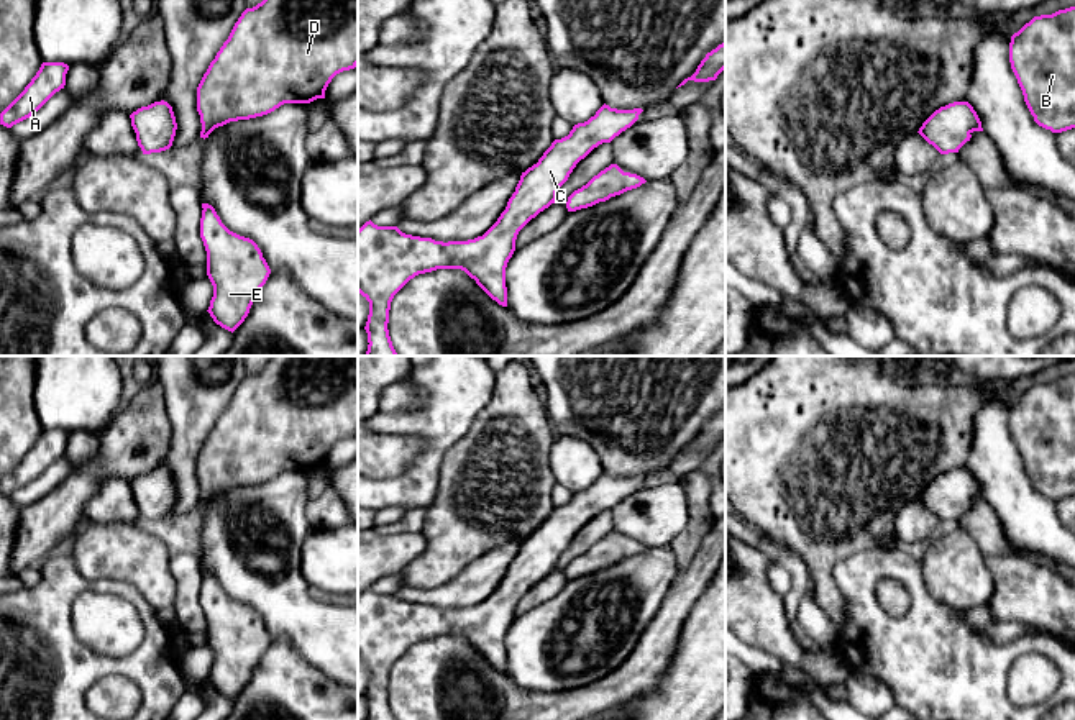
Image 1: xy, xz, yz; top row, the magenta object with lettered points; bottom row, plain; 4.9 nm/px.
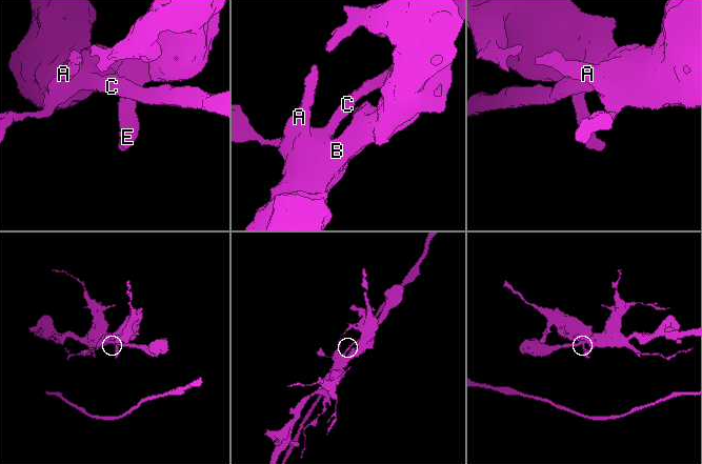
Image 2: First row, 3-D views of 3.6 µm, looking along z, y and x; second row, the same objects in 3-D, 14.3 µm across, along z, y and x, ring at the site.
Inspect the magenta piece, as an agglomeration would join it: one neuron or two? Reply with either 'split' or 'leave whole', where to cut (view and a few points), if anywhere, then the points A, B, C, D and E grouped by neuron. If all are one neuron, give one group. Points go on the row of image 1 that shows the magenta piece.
leave whole | no cut | A B C D E

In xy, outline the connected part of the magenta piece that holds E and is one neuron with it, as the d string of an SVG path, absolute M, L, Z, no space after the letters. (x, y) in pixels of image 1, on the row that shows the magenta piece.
M202 203L202 208L200 238L213 285L207 312L217 325L233 333L248 317L271 269L253 239L230 231L212 205Z

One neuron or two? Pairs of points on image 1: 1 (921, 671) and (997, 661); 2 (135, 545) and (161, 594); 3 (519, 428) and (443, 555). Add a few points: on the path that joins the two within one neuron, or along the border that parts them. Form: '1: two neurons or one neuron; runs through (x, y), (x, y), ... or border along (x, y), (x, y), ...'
1: one neuron; runs through (939, 676), (956, 683), (974, 683), (978, 678)
2: one neuron; runs through (138, 556), (155, 583)
3: one neuron; runs through (504, 460), (494, 489), (462, 524)

